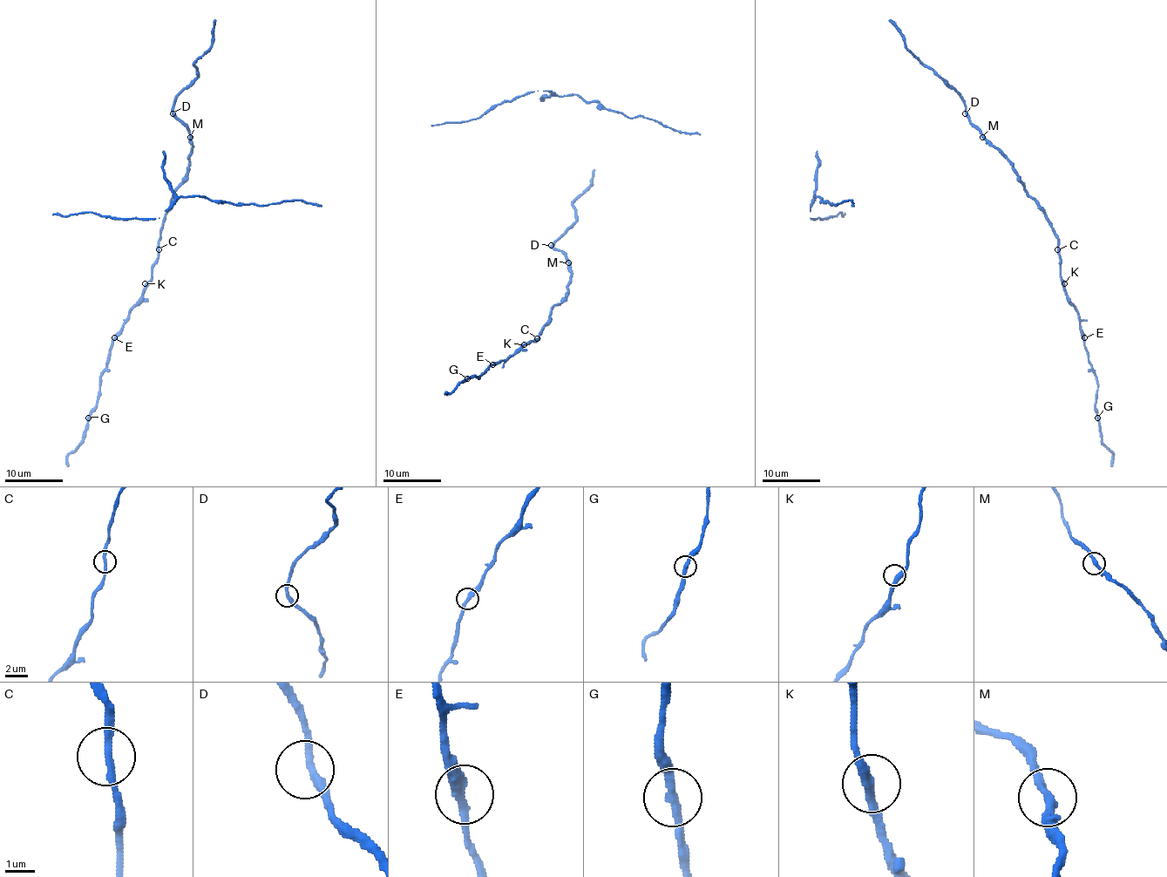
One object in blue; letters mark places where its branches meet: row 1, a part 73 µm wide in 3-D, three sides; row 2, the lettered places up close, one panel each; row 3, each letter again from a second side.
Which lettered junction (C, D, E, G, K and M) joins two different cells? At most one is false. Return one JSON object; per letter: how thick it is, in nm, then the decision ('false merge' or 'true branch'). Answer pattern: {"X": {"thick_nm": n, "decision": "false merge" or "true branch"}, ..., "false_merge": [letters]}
{"C": {"thick_nm": 280, "decision": "true branch"}, "D": {"thick_nm": 280, "decision": "true branch"}, "E": {"thick_nm": 320, "decision": "true branch"}, "G": {"thick_nm": 280, "decision": "true branch"}, "K": {"thick_nm": 320, "decision": "true branch"}, "M": {"thick_nm": 280, "decision": "true branch"}, "false_merge": []}

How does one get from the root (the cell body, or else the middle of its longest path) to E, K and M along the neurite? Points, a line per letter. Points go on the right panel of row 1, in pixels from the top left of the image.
E: (969, 119), (1010, 163), (1024, 190), (1050, 225), (1058, 240), (1061, 282), (1067, 300), (1078, 314), (1084, 337)
K: (969, 119), (1010, 163), (1024, 190), (1043, 212), (1058, 240), (1061, 279), (1064, 283)
M: (969, 119), (982, 137)

